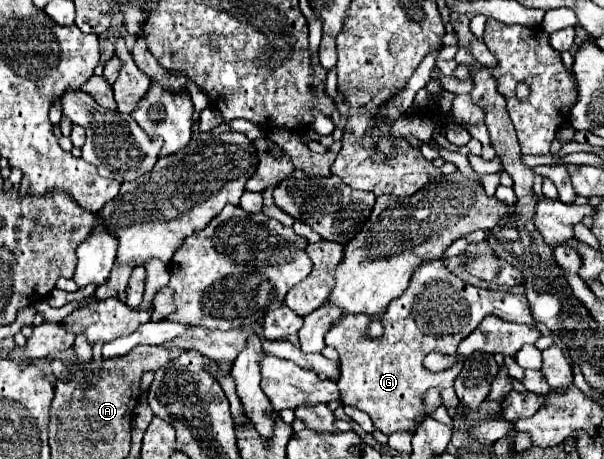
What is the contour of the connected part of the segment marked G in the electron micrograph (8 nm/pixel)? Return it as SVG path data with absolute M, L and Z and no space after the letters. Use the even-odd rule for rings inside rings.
M428 261L420 265L406 291L390 301L382 313L384 333L380 339L366 337L366 317L362 317L362 313L348 313L326 333L326 345L340 353L338 389L342 403L366 411L372 417L374 427L386 435L416 429L414 419L424 415L422 393L430 387L440 391L444 407L458 407L460 401L452 385L462 367L454 365L440 373L428 373L422 361L432 351L456 355L458 343L468 337L486 315L496 315L510 323L536 325L524 295L468 285L452 275L442 261Z

